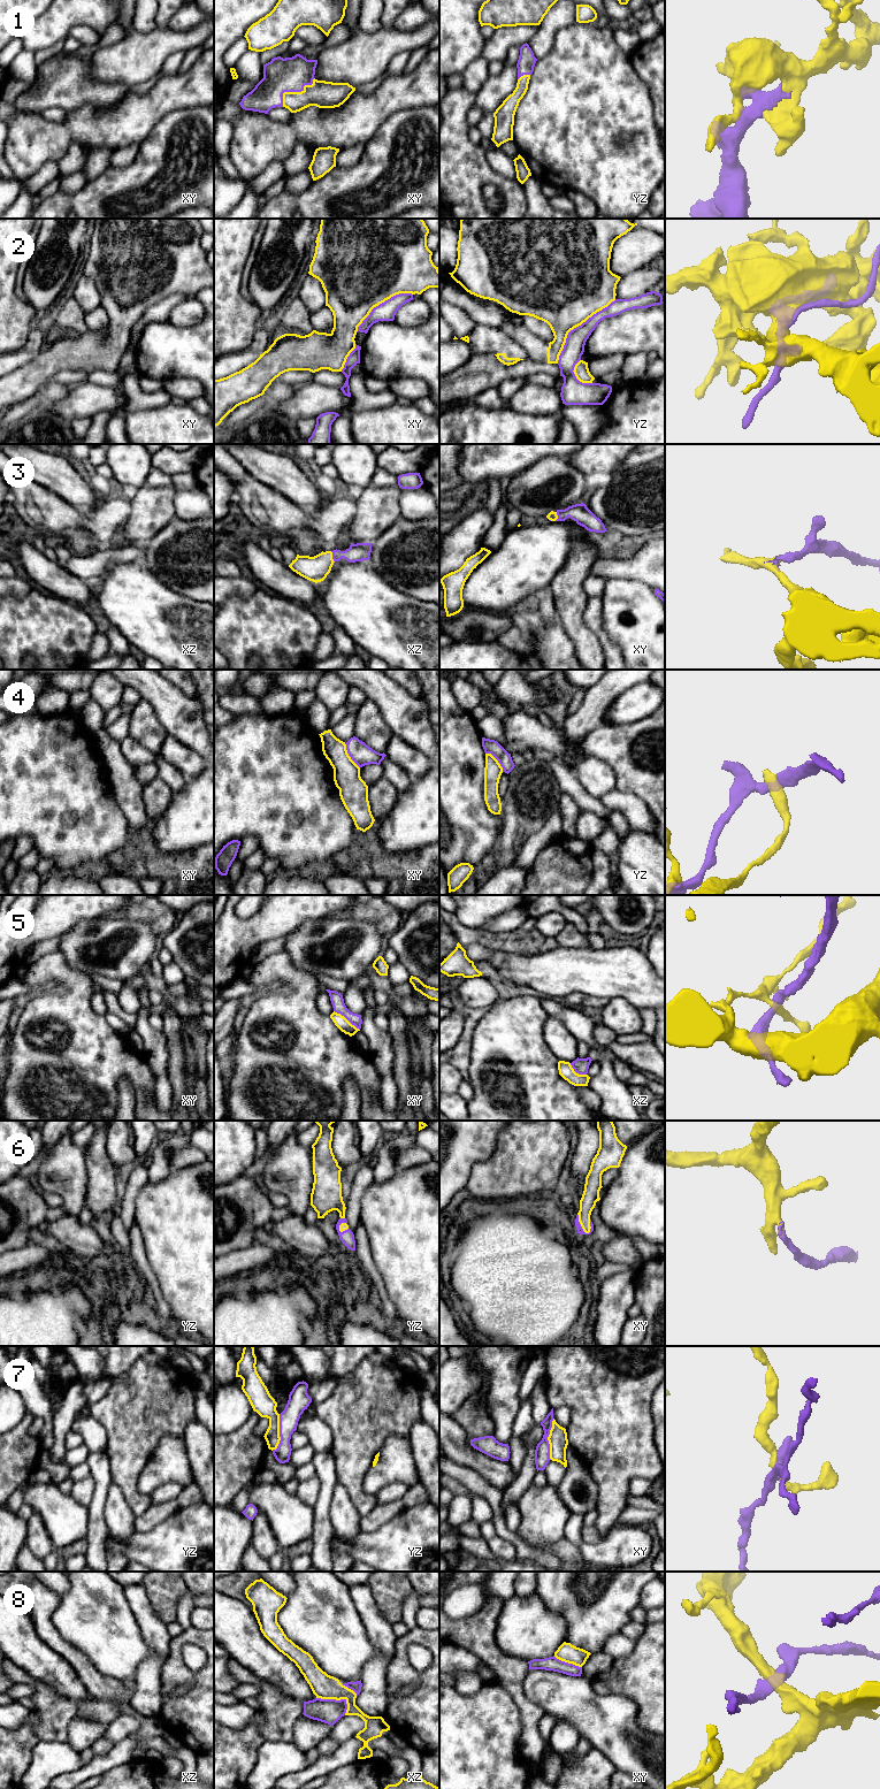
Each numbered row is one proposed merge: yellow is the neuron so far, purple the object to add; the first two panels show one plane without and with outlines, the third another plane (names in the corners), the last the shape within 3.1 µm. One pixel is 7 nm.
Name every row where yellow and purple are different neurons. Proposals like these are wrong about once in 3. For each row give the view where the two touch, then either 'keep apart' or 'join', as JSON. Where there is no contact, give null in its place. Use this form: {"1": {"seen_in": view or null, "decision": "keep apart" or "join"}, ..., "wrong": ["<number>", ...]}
{"1": {"seen_in": "xy", "decision": "join"}, "2": {"seen_in": "yz", "decision": "join"}, "3": {"seen_in": "xz", "decision": "join"}, "4": {"seen_in": "xy", "decision": "keep apart"}, "5": {"seen_in": "xy", "decision": "keep apart"}, "6": {"seen_in": "xy", "decision": "join"}, "7": {"seen_in": "xy", "decision": "keep apart"}, "8": {"seen_in": "xz", "decision": "keep apart"}, "wrong": ["4", "5", "7", "8"]}

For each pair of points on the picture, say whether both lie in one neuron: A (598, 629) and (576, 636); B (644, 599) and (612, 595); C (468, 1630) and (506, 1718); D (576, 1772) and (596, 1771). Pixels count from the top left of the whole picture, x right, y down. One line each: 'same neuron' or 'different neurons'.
A: different neurons
B: same neuron
C: different neurons
D: same neuron

